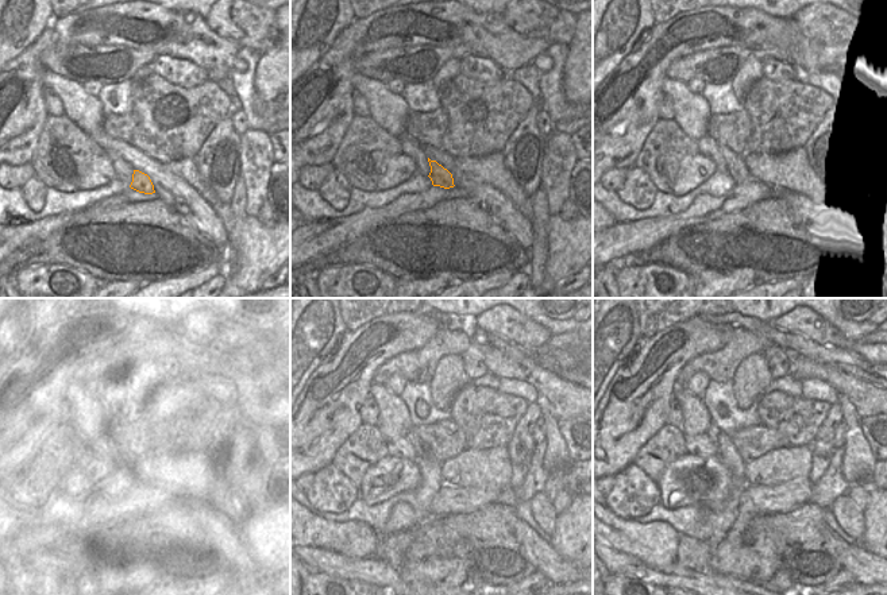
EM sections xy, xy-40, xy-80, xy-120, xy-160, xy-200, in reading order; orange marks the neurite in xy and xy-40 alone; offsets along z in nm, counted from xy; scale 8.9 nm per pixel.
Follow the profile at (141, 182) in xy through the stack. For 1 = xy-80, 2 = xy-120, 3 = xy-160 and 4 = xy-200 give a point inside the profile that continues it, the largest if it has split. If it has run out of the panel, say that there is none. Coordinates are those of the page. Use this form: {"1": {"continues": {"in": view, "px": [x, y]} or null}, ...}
{"1": {"continues": {"in": "xy-80", "px": [736, 167]}}, "2": {"continues": {"in": "xy-120", "px": [123, 456]}}, "3": {"continues": {"in": "xy-160", "px": [412, 436]}}, "4": {"continues": {"in": "xy-200", "px": [713, 431]}}}

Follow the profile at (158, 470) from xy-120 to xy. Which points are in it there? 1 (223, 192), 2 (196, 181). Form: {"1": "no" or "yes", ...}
{"1": "no", "2": "yes"}

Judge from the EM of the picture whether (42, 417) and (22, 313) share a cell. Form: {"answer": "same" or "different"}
{"answer": "different"}

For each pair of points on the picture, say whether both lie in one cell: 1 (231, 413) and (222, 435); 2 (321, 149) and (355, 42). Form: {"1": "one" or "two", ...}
{"1": "one", "2": "one"}

